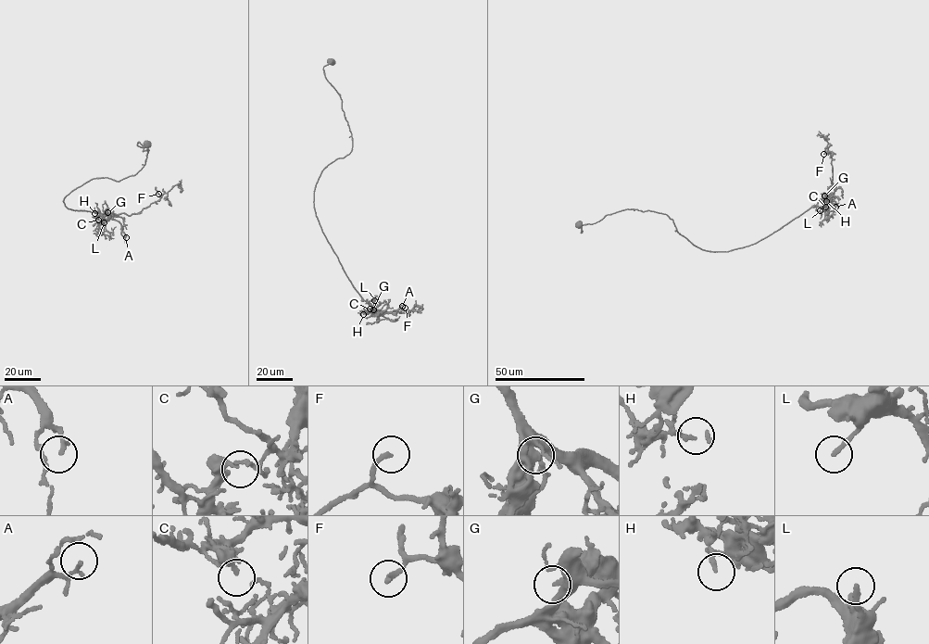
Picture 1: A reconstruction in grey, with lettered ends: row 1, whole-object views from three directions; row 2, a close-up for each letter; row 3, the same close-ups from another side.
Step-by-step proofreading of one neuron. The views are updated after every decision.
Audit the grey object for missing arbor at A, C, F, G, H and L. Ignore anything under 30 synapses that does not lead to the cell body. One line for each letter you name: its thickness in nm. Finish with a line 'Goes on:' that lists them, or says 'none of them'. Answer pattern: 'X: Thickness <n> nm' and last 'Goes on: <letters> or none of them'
F: Thickness 190 nm
L: Thickness 180 nm
Goes on: F, L

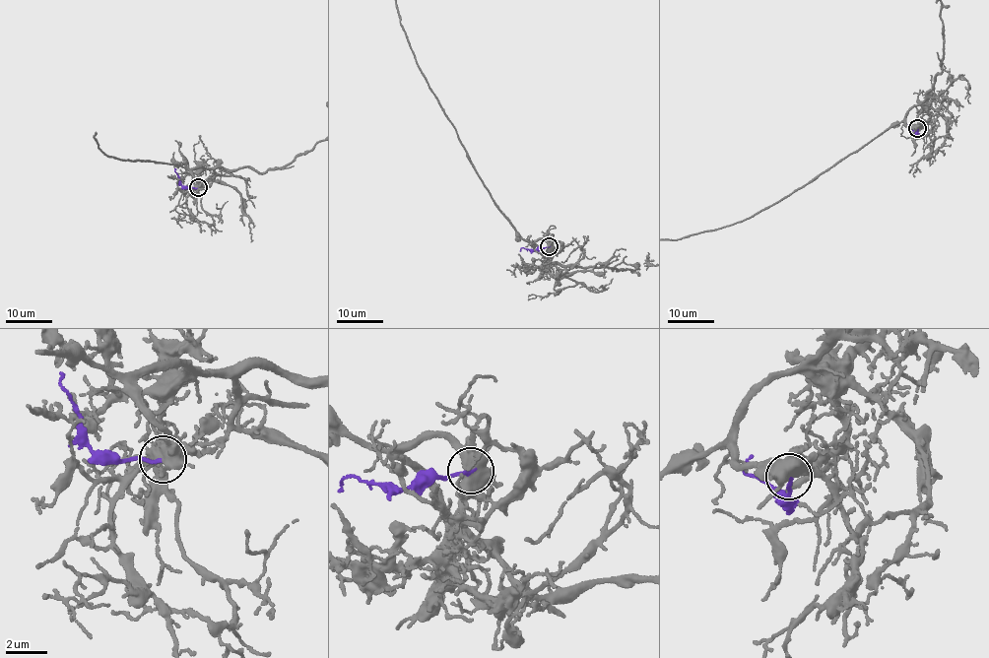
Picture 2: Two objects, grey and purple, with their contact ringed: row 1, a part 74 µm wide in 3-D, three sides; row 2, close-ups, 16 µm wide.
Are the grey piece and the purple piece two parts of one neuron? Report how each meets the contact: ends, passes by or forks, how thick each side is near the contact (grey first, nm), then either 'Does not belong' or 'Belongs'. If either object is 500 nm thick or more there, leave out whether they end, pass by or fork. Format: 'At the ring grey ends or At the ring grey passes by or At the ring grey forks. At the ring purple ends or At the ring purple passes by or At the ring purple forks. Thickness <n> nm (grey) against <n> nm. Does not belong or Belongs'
At the ring grey forks. At the ring purple ends. Thickness 480 nm (grey) against 180 nm. Does not belong

